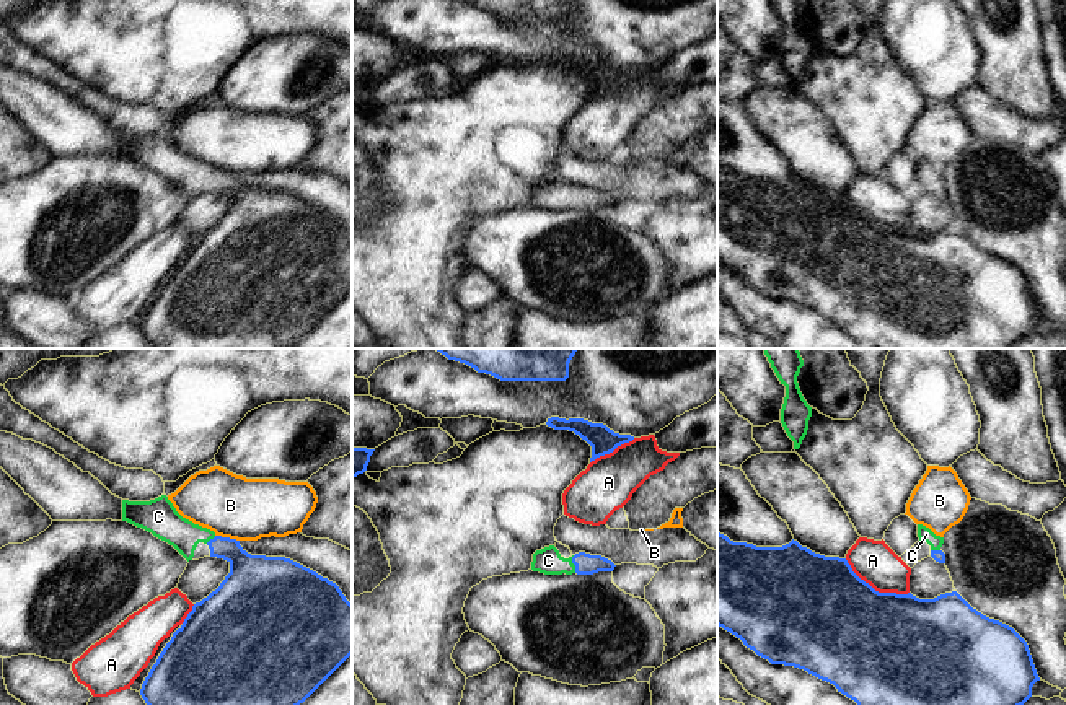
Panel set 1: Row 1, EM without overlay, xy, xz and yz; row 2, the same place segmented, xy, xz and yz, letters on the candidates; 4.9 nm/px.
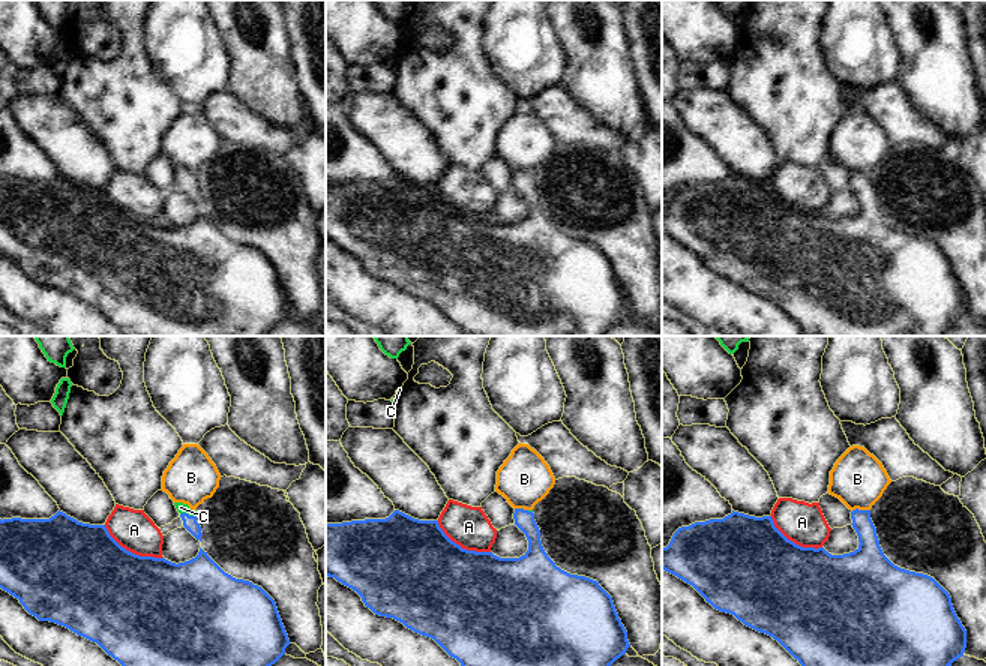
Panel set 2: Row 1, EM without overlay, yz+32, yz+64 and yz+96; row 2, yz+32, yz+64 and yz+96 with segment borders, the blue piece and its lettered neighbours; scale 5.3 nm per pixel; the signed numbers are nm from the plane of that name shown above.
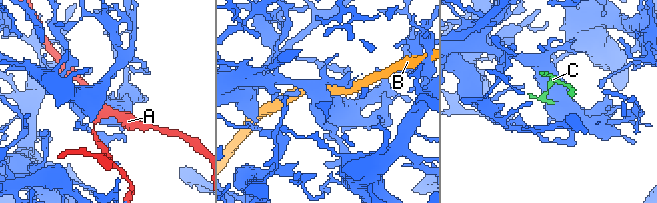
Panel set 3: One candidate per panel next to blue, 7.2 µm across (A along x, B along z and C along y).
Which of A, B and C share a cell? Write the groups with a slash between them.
A / B / C

